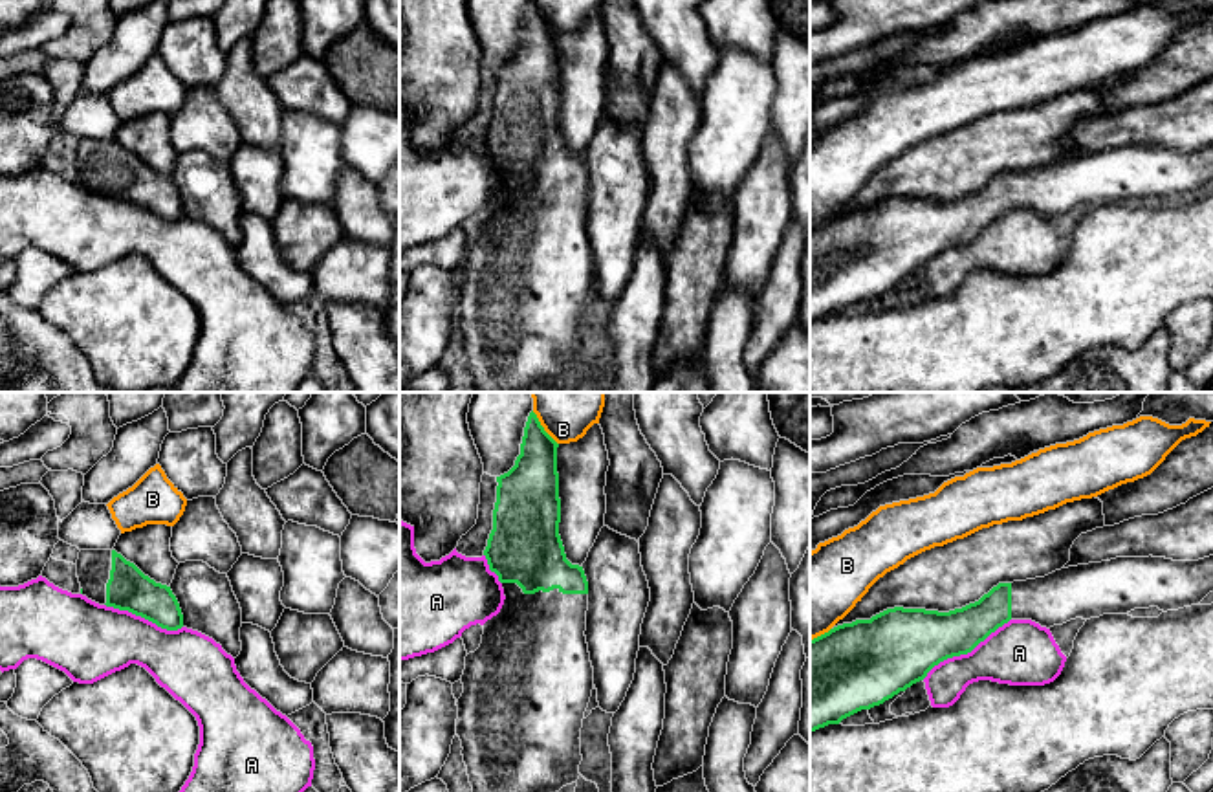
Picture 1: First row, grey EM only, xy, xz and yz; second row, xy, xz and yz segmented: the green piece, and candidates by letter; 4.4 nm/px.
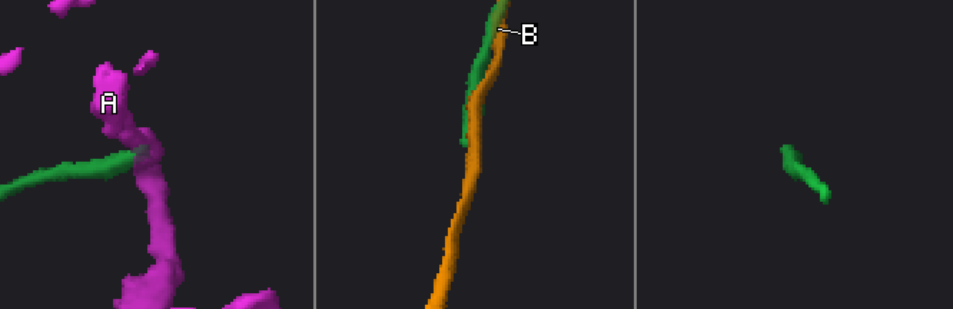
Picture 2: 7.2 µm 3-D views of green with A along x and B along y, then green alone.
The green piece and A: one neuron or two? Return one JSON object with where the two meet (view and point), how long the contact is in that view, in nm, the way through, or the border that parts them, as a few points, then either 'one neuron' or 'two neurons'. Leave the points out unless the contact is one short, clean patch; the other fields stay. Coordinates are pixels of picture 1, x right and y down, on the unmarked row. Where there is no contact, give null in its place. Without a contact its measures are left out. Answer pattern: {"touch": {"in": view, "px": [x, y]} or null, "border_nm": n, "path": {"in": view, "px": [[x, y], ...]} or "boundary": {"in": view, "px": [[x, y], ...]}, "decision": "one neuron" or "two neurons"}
{"touch": {"in": "yz", "px": [966, 242]}, "border_nm": 480, "decision": "two neurons"}

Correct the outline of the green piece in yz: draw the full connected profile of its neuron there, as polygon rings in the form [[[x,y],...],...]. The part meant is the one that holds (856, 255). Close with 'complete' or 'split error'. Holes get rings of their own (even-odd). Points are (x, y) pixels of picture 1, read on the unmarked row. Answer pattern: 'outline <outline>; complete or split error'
outline [[[1213,145],[1198,150],[1116,147],[1061,158],[1044,167],[999,172],[978,191],[949,202],[894,196],[870,209],[837,214],[810,229],[810,323],[883,293],[923,270],[940,251],[971,242],[1010,209],[1032,209],[1050,218],[1076,207],[1127,204],[1134,198],[1178,200],[1198,194],[1209,182]]]; split error

